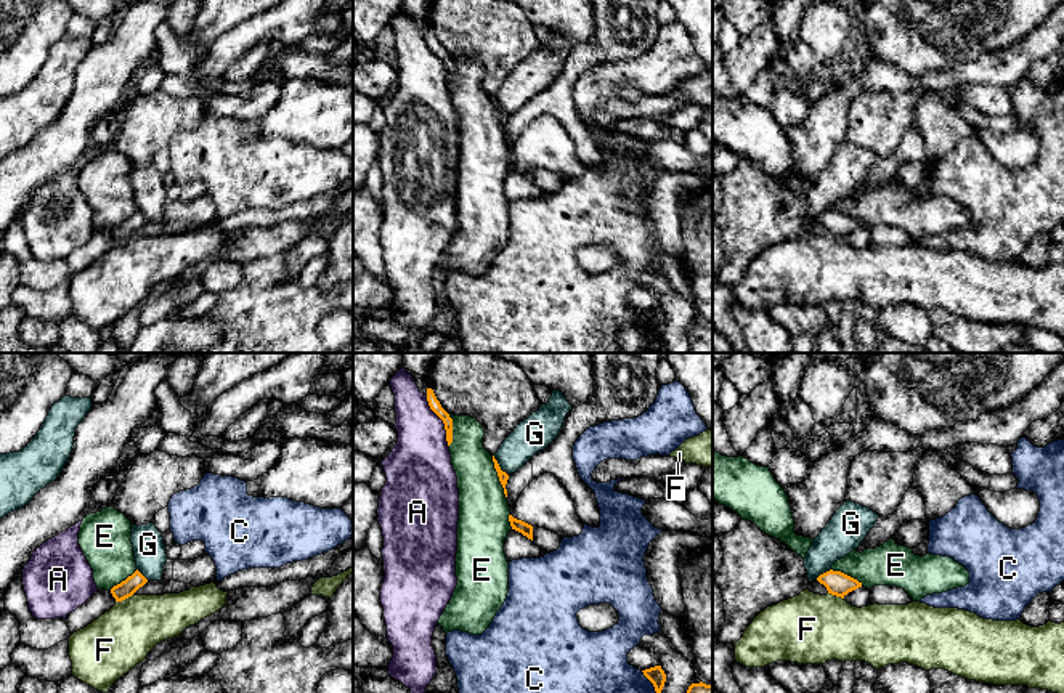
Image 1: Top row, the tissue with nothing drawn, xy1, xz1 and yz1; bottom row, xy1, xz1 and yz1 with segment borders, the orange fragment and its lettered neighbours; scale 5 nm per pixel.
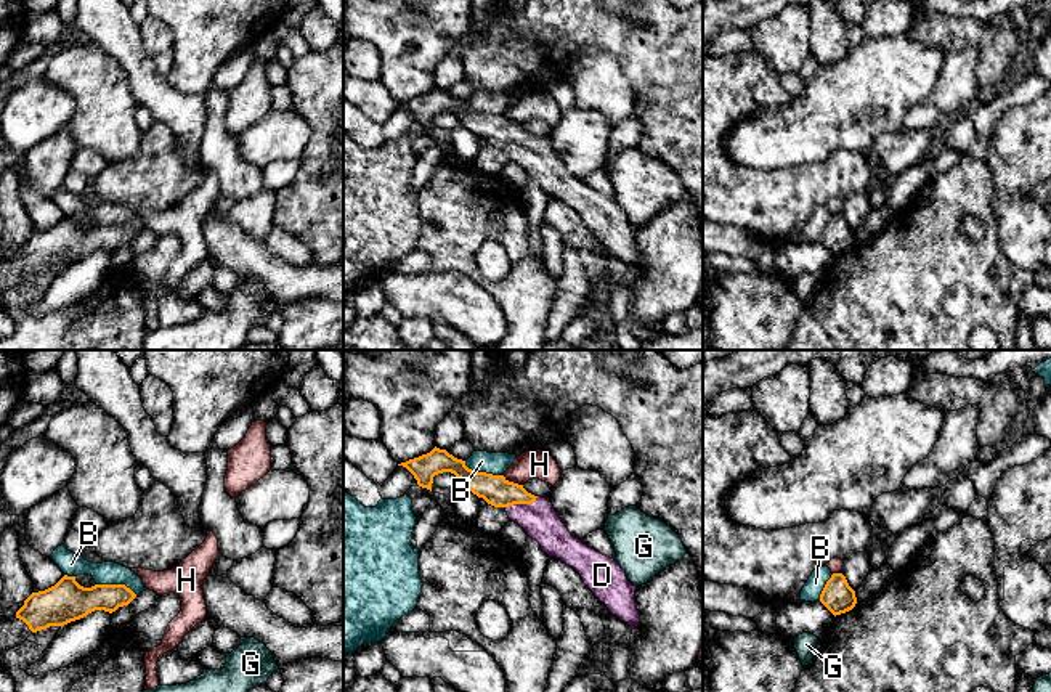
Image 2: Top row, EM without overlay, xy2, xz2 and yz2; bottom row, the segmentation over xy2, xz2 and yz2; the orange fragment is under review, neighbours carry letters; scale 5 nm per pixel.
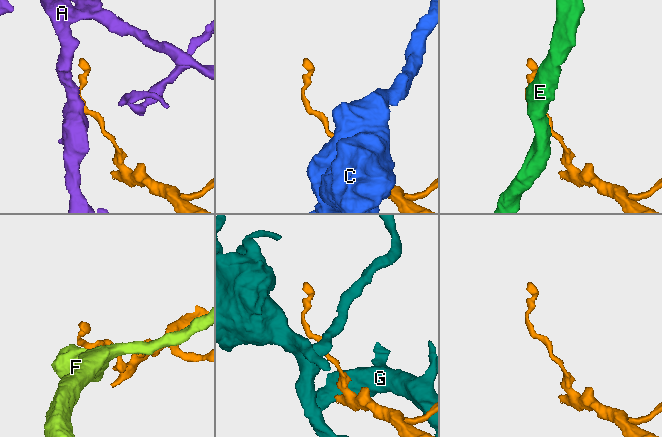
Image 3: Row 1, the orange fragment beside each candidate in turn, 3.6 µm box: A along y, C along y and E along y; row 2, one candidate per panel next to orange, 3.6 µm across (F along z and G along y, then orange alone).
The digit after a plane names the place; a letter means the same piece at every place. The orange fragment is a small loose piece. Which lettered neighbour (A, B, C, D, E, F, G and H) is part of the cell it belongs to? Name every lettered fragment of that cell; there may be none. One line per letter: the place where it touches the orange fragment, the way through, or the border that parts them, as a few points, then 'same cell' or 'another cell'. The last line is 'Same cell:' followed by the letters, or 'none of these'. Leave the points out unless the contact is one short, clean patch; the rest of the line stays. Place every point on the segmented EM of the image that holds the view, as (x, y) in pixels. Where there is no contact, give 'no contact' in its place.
A: xz1 (442, 419) | along xz1 (426, 395), (429, 408), (443, 424), (448, 446) | another cell
B: xz2 (483, 472) | along xz2 (464, 461), (472, 469), (503, 476) | another cell
C: xz1 (650, 680) | along xz1 (641, 671), (657, 692) | another cell
D: xz2 (522, 503) | across xz2 (498, 492), (511, 495), (522, 503), (539, 521) | same cell
E: xz1 (498, 475) | another cell
F: xy1 (124, 599) | along xy1 (132, 594), (116, 602) | another cell
G: xz1 (498, 466) | along xz1 (493, 456), (507, 475) | another cell
H: xz2 (512, 482) | along xz2 (503, 476), (522, 485) | another cell
Same cell: D

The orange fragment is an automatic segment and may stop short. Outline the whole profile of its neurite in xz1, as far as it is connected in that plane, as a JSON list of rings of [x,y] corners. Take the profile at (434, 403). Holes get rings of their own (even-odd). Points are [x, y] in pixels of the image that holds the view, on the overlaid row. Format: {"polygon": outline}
{"polygon": [[[427,388],[427,401],[430,409],[443,420],[446,430],[446,441],[448,446],[453,443],[453,419],[449,414],[441,407],[440,401],[437,399],[432,388]]]}

